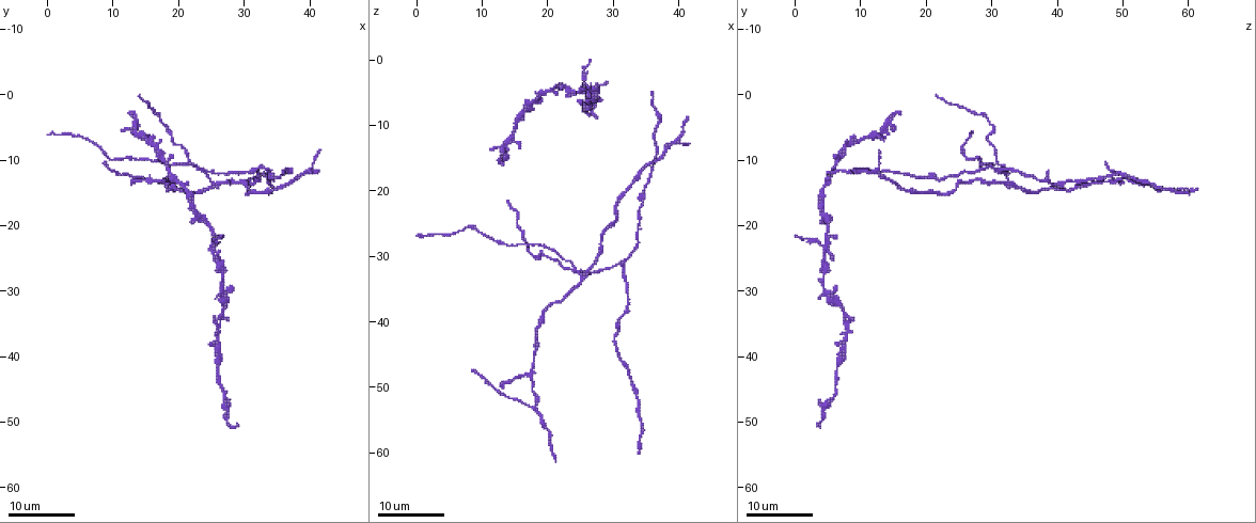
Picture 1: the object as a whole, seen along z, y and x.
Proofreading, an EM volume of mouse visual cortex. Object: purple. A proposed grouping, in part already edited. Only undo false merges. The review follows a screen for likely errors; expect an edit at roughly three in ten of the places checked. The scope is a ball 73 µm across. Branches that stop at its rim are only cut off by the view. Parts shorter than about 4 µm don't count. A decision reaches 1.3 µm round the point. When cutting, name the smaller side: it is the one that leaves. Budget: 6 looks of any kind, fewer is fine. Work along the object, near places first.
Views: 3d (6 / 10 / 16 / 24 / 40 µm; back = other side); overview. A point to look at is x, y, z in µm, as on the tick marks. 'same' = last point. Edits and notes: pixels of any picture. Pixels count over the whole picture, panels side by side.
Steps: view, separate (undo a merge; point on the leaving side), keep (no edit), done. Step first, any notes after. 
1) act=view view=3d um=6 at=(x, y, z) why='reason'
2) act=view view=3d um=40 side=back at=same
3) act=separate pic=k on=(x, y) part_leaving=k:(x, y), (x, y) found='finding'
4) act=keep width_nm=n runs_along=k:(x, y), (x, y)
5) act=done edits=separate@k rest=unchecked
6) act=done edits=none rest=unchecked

act=view view=3d um=24 at=(17.5, 13.0, 48.5) why='three arms meet'

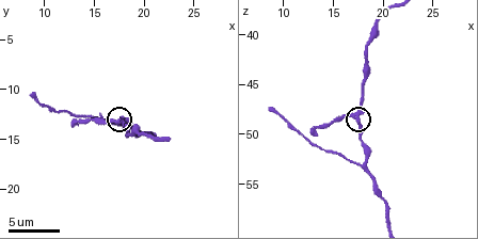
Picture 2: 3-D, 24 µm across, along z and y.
act=view view=3d um=10 at=(17.4, 13.2, 48.4) why='closer look'

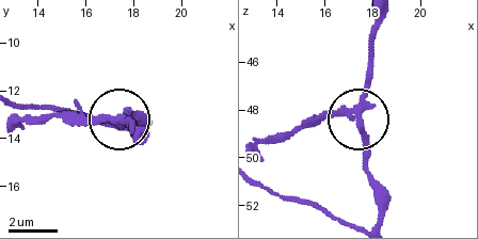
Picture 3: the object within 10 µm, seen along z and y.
act=separate pic=3 on=(323, 117) arms=3 part_leaving=3:(356, 107), (303, 121), (260, 143) found='a second neuron is stuck on'

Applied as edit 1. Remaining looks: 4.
act=view view=overview why='redraw'

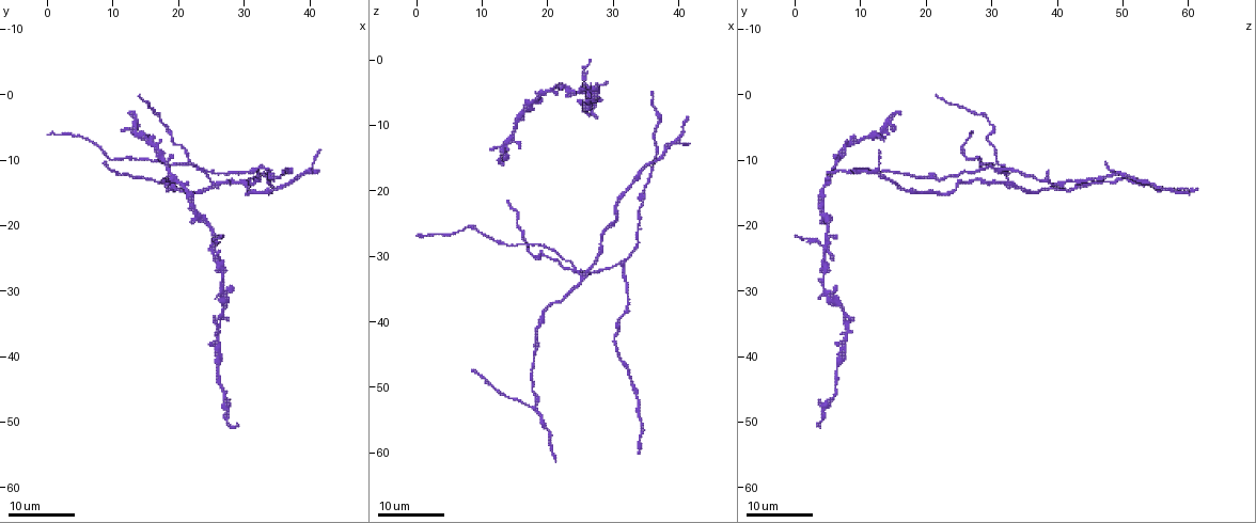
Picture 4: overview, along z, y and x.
act=view view=3d um=24 at=(24.0, 12.0, 32.5) why='four or more arms meet'

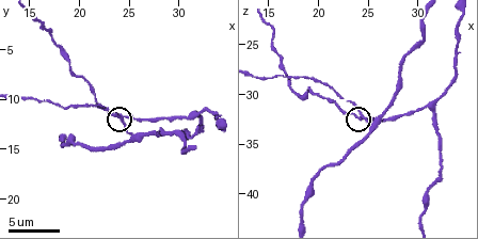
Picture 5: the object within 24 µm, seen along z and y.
act=view view=3d um=10 at=(24.2, 12.0, 32.2) why='zoom in'

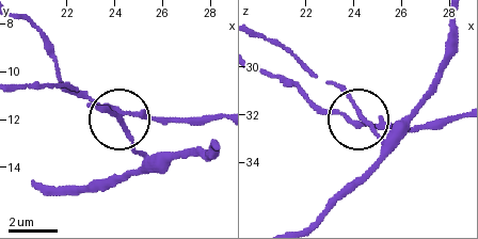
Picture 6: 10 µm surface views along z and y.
act=keep arms=4 found='all the same neuron'

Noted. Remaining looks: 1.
act=done edits=separate@3 rest=unchecked

